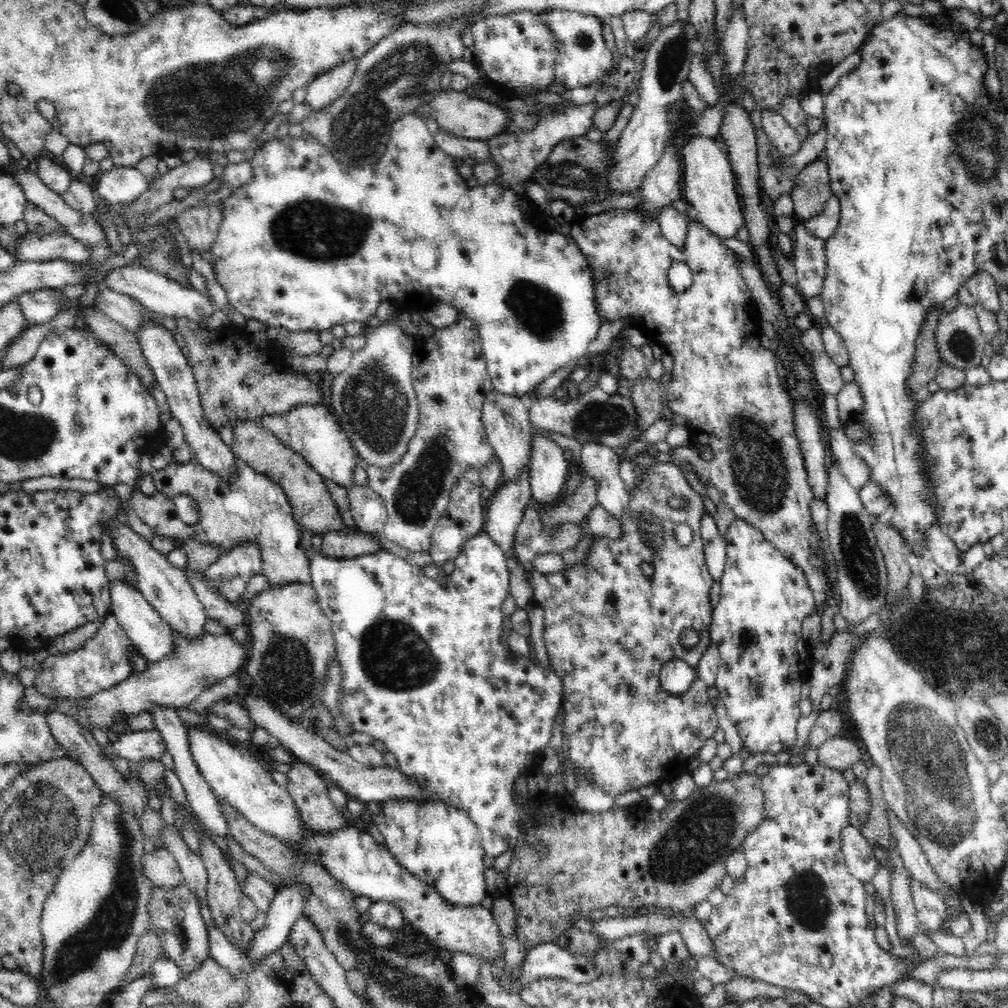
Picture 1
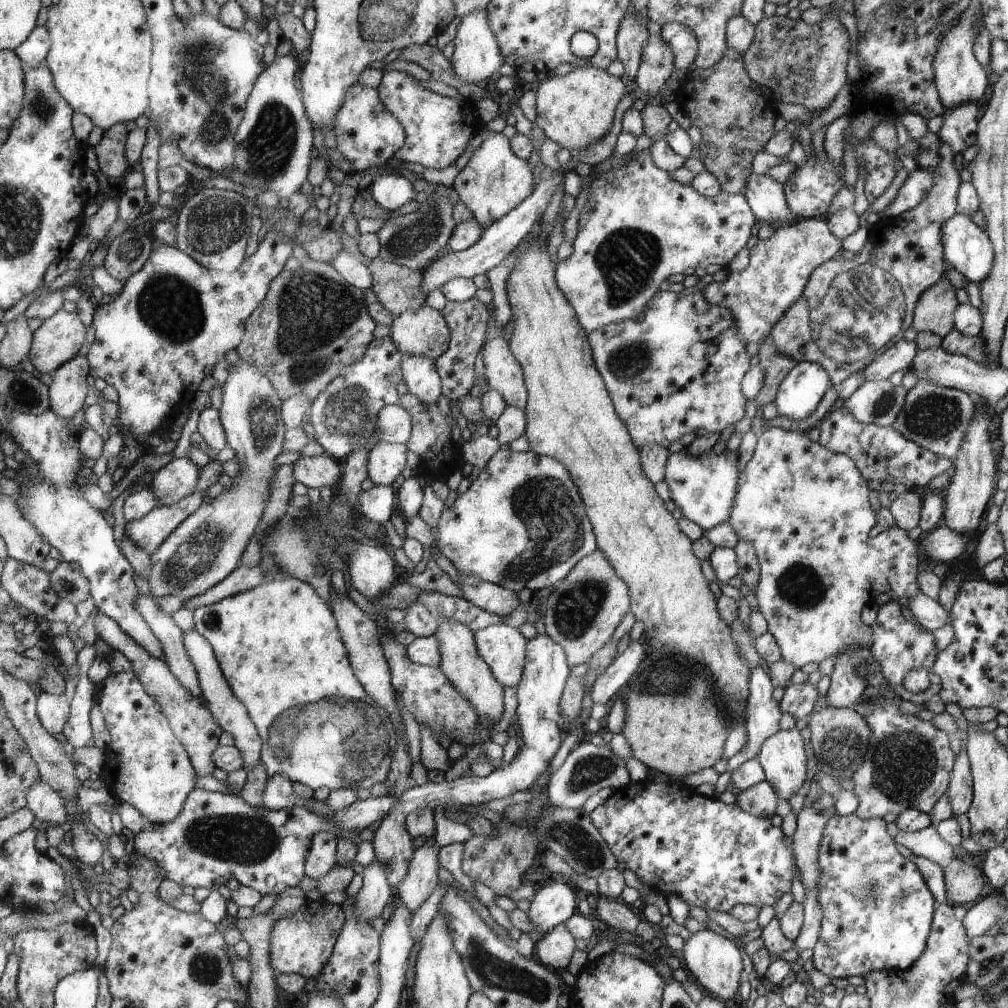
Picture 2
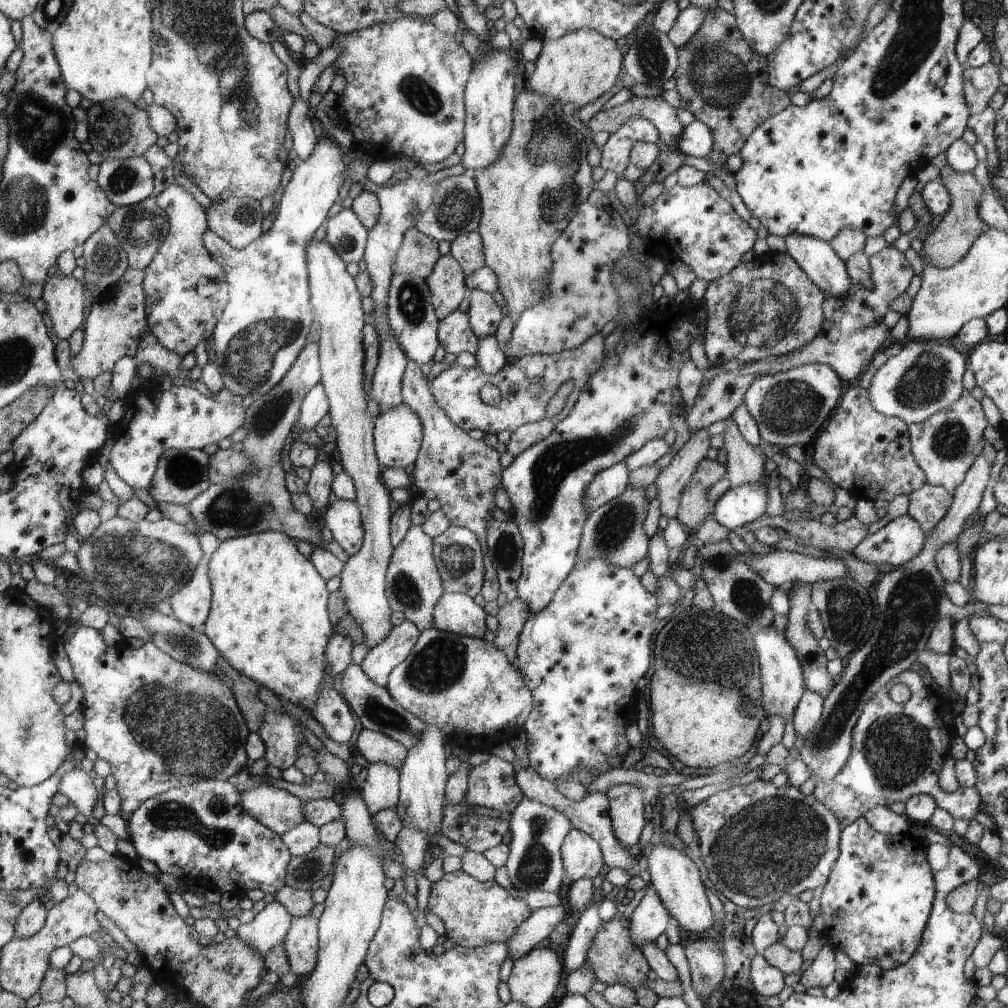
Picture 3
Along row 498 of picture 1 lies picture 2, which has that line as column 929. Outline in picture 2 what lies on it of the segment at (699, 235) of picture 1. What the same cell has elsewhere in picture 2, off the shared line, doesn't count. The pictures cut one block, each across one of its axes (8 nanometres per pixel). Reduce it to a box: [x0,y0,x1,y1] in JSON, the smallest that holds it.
[850,682,956,818]

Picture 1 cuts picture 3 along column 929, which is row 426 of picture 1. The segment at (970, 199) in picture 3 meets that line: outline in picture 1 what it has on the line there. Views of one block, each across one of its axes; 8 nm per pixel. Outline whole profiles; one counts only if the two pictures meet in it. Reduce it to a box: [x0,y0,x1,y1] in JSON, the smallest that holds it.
[231,420,345,538]

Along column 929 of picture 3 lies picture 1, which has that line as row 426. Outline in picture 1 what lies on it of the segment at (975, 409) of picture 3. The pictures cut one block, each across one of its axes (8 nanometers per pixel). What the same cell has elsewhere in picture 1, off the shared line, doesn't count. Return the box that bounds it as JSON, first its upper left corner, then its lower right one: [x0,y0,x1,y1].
[367,310,494,552]

